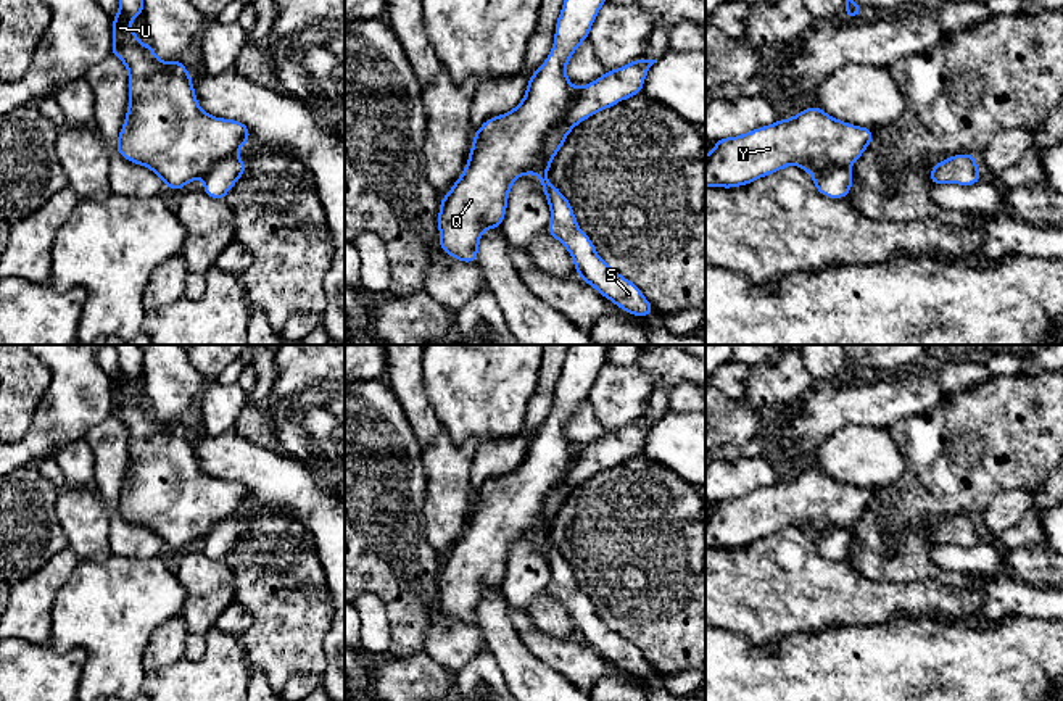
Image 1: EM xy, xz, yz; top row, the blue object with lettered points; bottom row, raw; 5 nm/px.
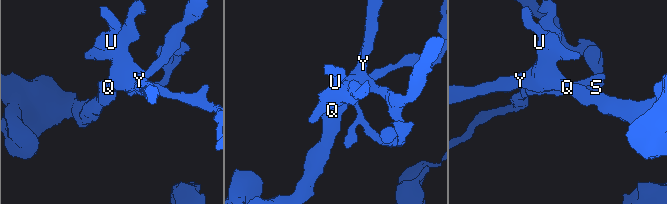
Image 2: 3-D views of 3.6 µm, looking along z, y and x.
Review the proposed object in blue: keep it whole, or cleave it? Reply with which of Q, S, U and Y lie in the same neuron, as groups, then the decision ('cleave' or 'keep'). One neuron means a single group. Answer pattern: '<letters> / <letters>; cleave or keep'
Q U Y / S; cleave

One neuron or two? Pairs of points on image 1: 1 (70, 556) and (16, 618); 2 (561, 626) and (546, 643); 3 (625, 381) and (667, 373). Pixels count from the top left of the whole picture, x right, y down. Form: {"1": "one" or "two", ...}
{"1": "one", "2": "two", "3": "two"}

